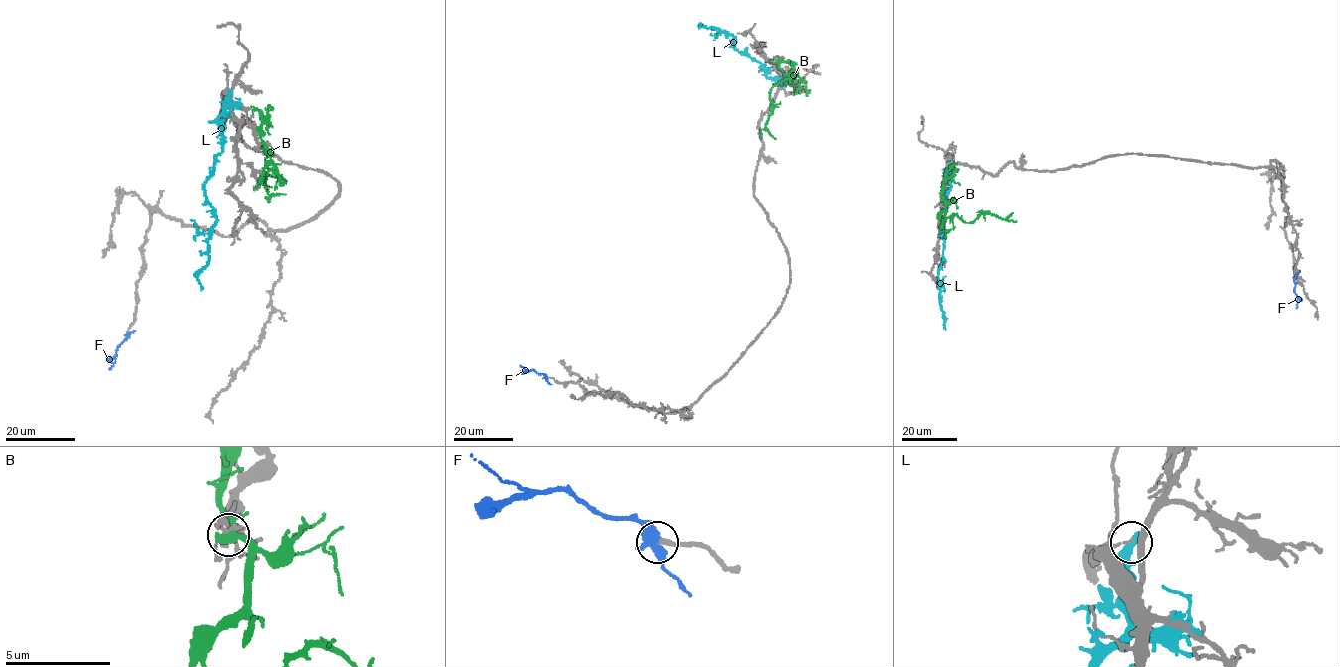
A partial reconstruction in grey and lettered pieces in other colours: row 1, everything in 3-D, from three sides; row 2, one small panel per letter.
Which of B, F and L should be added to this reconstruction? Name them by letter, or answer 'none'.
F

